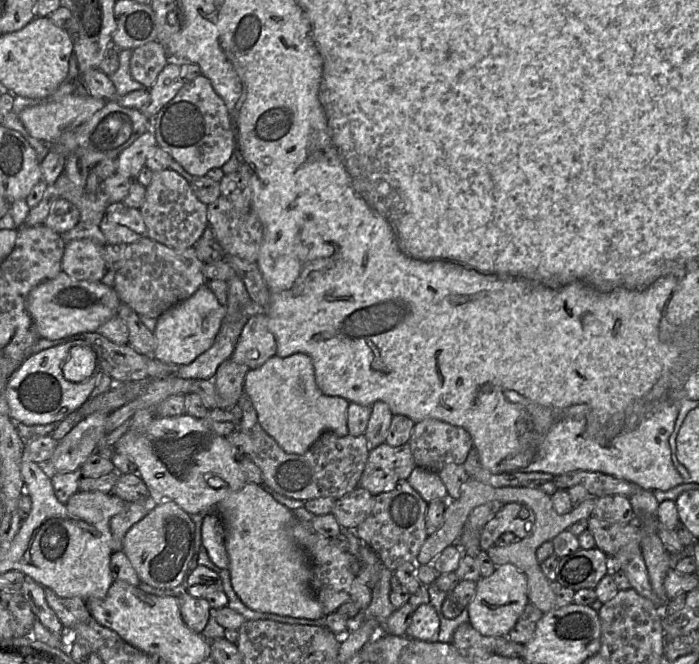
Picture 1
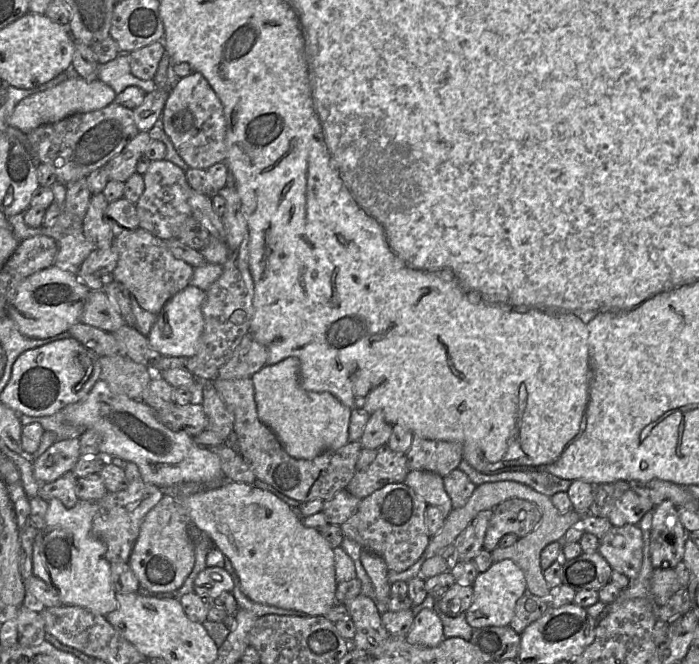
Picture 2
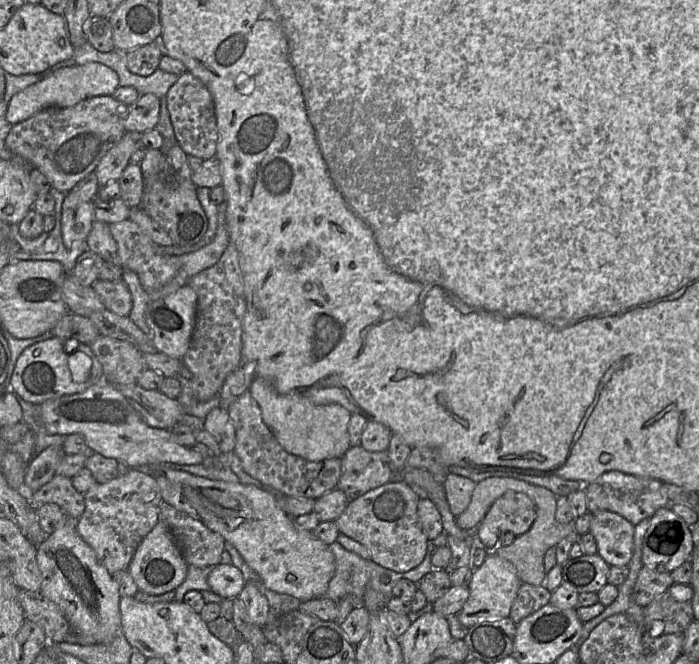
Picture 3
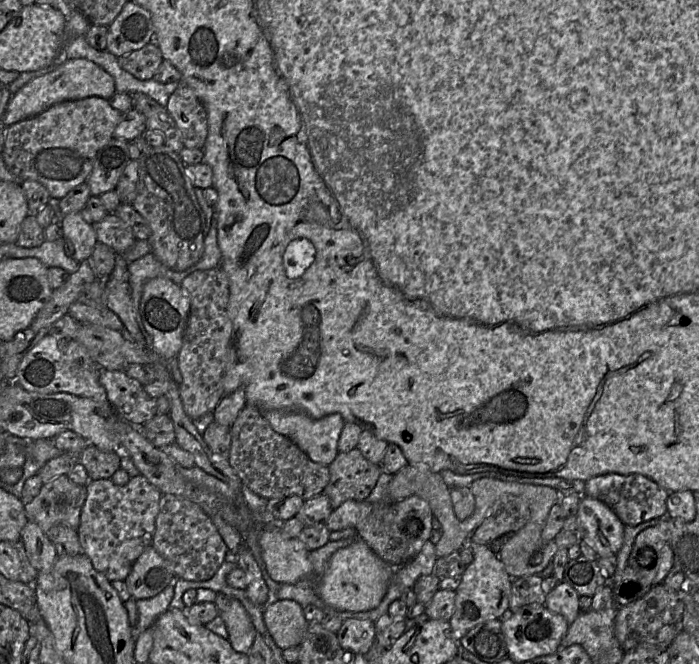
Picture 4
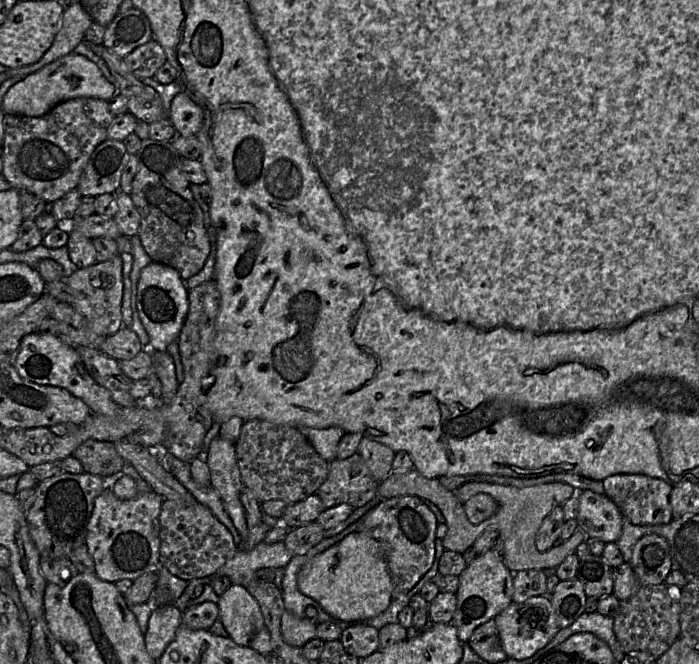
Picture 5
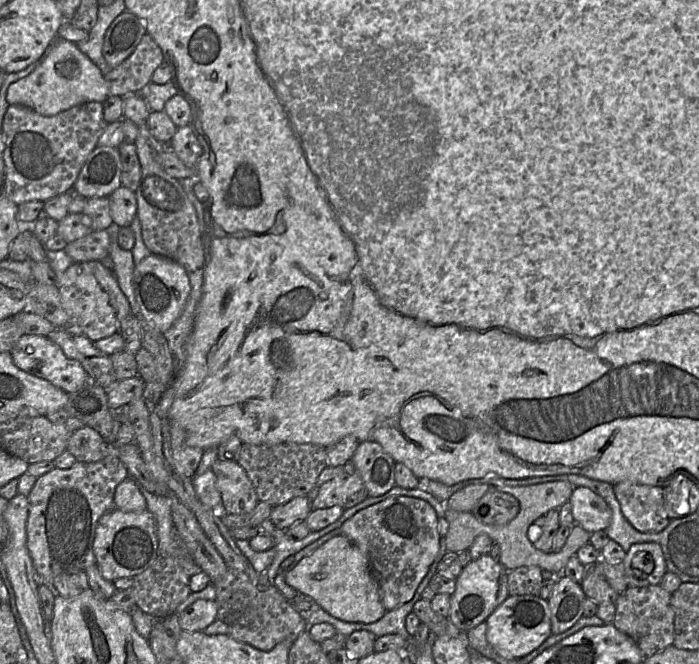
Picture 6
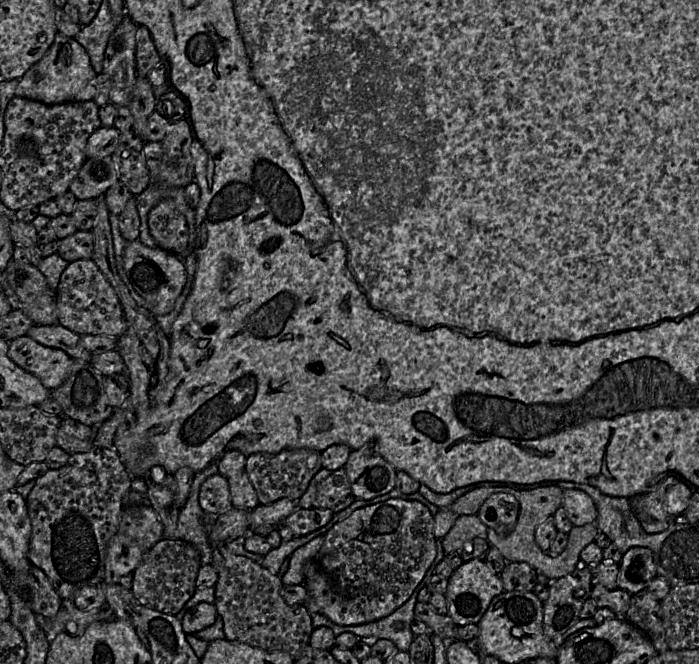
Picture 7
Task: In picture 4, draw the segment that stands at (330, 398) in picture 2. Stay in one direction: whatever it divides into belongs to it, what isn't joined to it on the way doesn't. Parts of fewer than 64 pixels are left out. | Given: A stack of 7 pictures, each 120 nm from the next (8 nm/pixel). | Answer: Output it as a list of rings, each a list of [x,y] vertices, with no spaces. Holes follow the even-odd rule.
[[[296,409],[261,410],[272,429],[295,443],[307,456],[316,463],[329,466],[338,451],[338,440],[345,420],[339,413],[326,415],[322,418],[312,418]]]

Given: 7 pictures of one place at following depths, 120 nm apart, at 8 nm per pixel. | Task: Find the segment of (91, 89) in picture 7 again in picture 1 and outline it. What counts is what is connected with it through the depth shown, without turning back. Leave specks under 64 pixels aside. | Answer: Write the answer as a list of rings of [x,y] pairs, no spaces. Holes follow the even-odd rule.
[[[87,92],[74,93],[56,102],[26,107],[19,119],[31,136],[51,144],[65,131],[87,122],[106,103]]]

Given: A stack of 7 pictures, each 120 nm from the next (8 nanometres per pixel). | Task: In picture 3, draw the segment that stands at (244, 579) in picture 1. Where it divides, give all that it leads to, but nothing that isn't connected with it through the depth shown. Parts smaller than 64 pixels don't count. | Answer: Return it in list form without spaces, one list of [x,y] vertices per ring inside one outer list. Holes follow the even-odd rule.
[[[174,463],[146,465],[151,466],[163,501],[199,520],[211,531],[221,534],[225,541],[239,551],[247,565],[261,577],[266,588],[291,595],[301,602],[325,596],[336,571],[334,554],[329,545],[317,538],[312,531],[298,529],[293,523],[293,518],[278,505],[276,496],[254,485],[215,481],[175,470]]]

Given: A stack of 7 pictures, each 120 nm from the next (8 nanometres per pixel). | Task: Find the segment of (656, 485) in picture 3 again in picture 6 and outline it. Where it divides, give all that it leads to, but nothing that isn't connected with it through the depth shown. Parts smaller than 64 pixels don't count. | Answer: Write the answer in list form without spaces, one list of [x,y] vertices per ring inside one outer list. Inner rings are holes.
[[[622,481],[613,485],[615,496],[623,515],[640,532],[661,532],[670,523],[664,508],[663,487]]]

